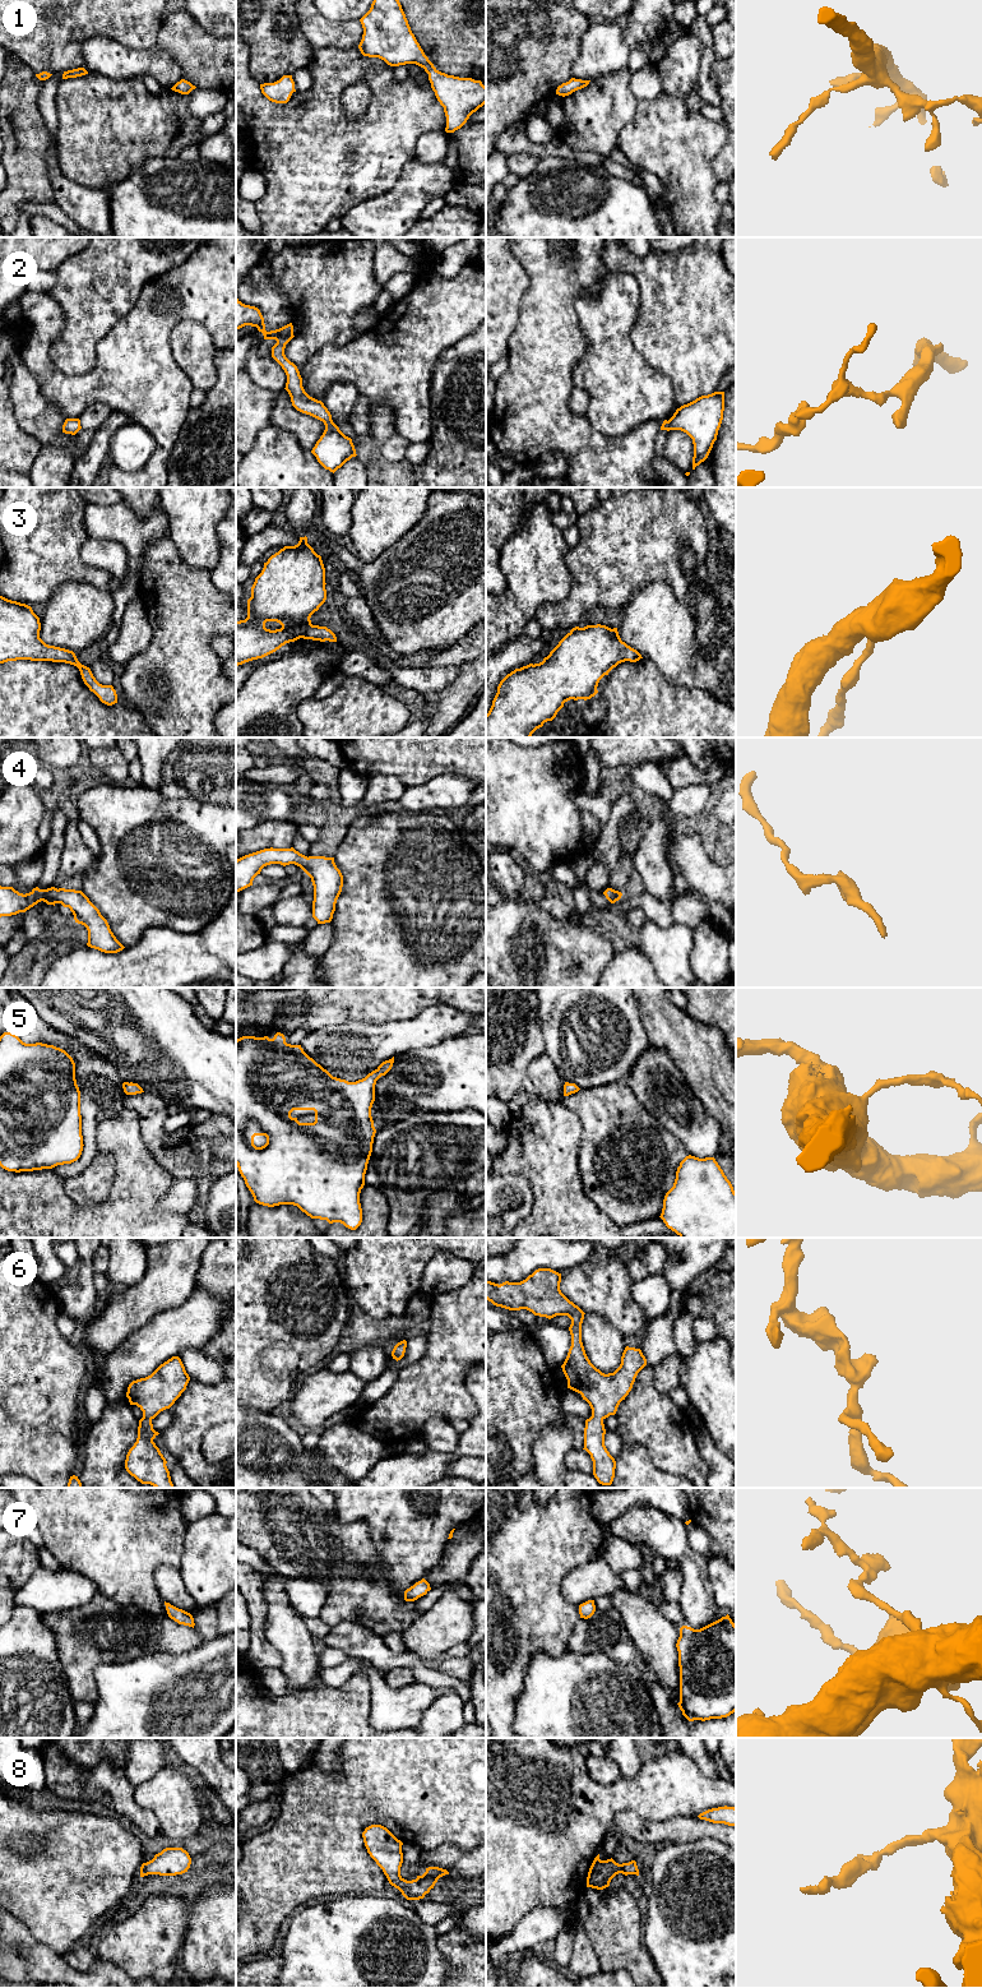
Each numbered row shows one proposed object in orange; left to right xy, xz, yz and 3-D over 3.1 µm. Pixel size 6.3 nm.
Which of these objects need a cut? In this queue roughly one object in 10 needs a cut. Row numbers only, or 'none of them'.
none of them

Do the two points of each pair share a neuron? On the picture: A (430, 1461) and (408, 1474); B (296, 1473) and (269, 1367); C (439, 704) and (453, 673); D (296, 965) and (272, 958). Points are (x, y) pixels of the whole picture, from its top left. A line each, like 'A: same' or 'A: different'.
A: same
B: different
C: different
D: different

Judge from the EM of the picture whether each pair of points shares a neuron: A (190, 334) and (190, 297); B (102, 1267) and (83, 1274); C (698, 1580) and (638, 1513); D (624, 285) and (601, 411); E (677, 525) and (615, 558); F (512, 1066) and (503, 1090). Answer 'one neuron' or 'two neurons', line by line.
A: two neurons
B: two neurons
C: one neuron
D: one neuron
E: one neuron
F: one neuron

